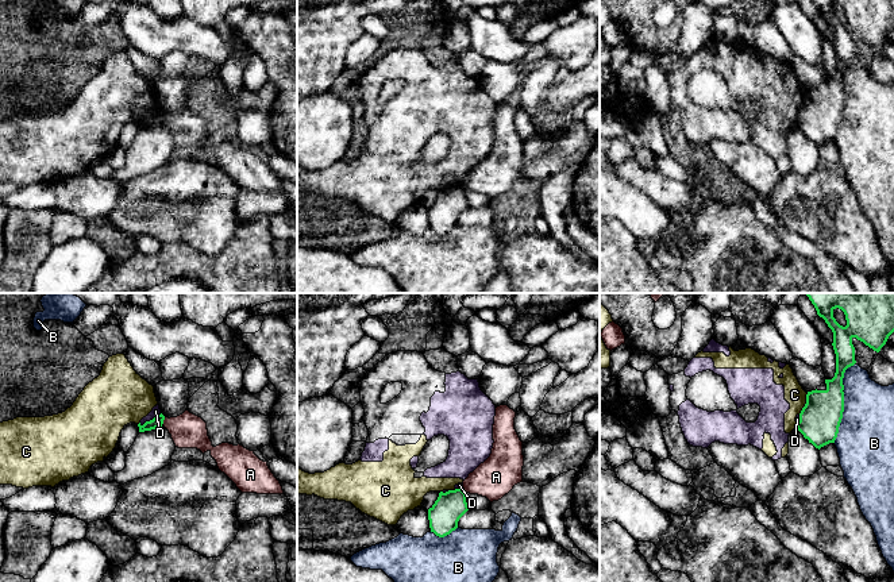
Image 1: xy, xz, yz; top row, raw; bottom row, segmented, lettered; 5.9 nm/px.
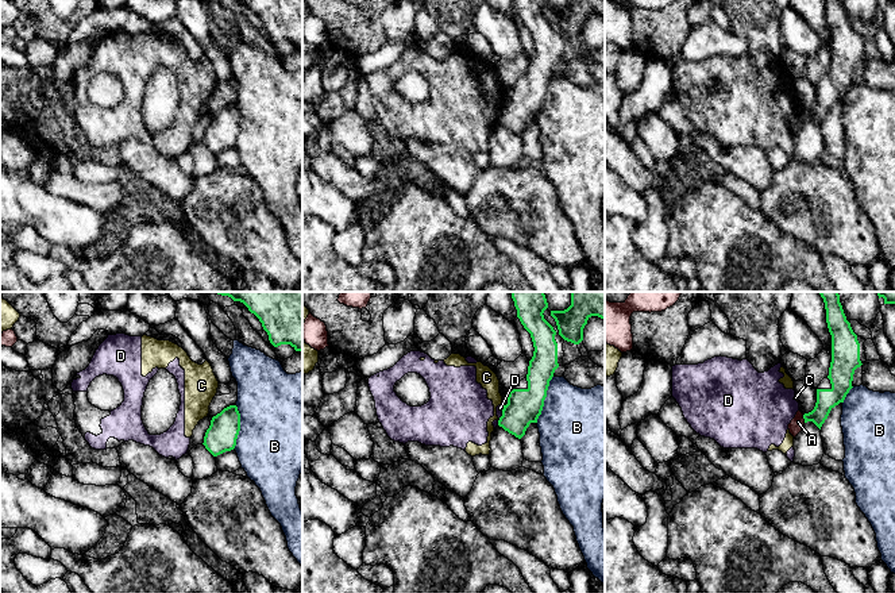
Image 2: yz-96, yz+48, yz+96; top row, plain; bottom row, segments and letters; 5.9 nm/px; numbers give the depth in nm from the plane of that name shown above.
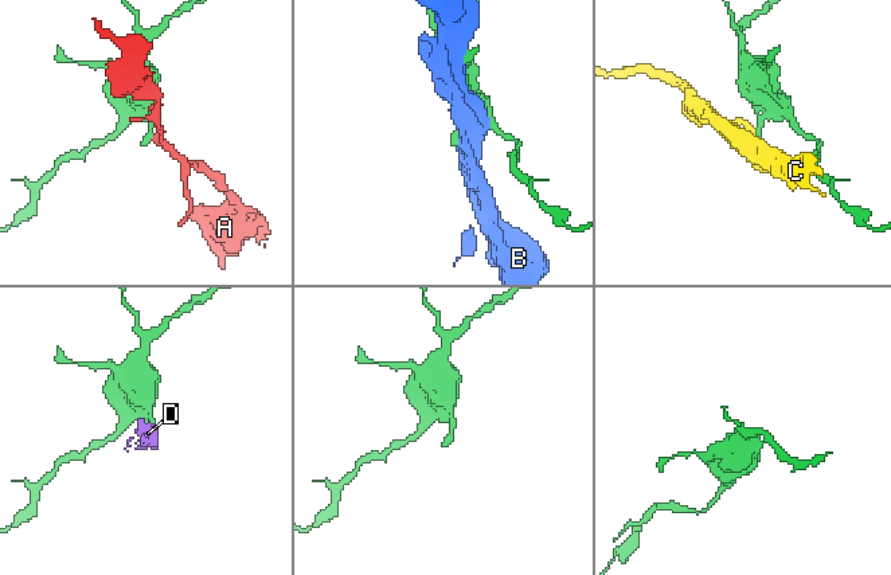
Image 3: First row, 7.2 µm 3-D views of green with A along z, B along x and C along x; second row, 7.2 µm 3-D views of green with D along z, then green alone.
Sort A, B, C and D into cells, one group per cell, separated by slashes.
A / B / C D

